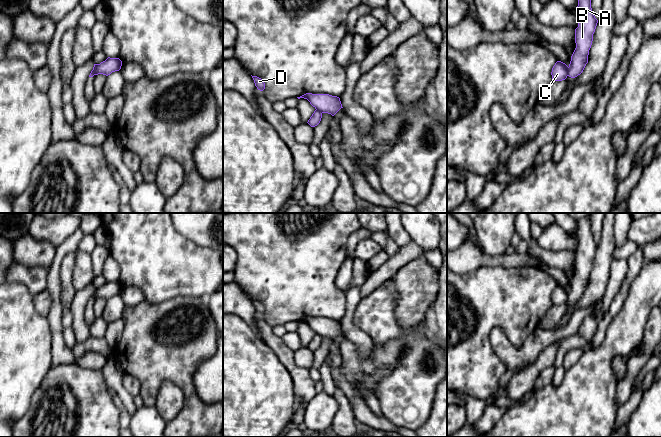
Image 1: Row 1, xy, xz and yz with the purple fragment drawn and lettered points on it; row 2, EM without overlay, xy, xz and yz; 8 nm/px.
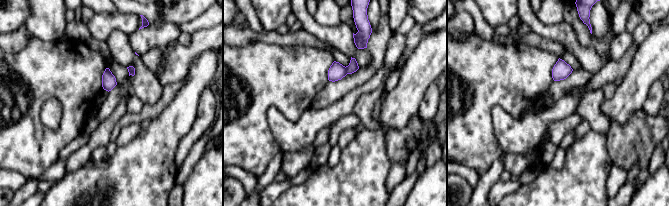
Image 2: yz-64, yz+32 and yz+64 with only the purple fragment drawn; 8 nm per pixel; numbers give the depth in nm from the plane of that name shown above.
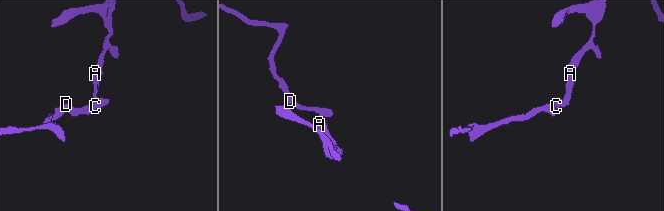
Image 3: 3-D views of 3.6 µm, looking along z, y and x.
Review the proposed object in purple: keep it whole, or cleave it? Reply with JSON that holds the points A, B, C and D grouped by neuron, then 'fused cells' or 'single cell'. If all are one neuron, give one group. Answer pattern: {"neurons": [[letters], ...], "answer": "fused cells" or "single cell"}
{"neurons": [["A", "B"], ["C", "D"]], "answer": "fused cells"}

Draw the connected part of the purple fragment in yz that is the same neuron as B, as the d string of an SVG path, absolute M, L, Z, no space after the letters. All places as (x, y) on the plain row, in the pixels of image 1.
M590 216L578 220L578 251L575 253L576 272L571 280L568 300L575 302L580 299L588 287L589 274L593 265L598 244L595 242L591 232Z

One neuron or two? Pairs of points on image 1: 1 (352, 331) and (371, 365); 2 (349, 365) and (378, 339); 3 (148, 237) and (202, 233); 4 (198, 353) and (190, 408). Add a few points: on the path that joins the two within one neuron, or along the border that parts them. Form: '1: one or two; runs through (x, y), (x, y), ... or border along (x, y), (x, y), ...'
1: two; border along (350, 340), (361, 357), (365, 357), (374, 346)
2: two; border along (397, 339), (389, 339), (380, 345), (374, 344)
3: two; border along (172, 223), (173, 227), (182, 235), (203, 246)
4: one; runs through (187, 367), (187, 387), (190, 394)

